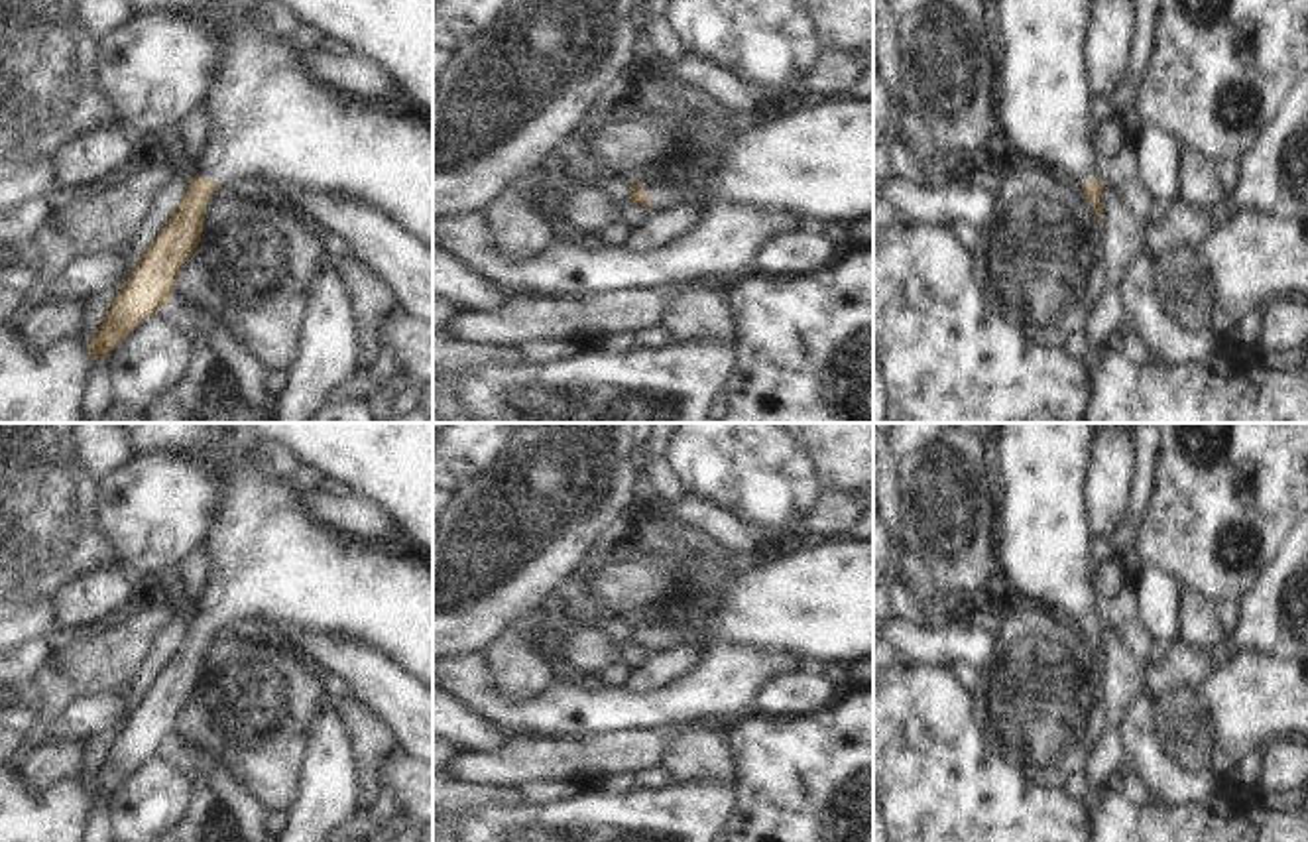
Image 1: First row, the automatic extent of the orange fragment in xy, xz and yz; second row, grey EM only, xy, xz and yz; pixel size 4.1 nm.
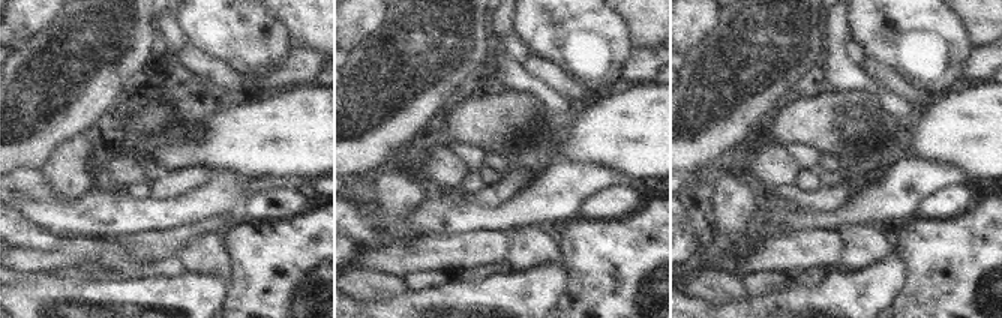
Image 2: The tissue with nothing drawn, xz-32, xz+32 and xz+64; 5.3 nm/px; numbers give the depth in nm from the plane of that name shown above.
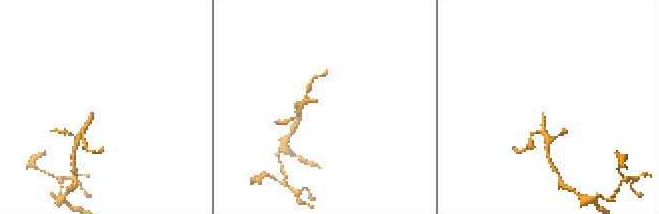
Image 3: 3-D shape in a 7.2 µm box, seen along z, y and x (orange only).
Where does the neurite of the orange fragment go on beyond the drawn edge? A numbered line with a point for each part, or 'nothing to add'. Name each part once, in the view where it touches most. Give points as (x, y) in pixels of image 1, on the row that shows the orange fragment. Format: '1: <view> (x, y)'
1: xz (659, 197)

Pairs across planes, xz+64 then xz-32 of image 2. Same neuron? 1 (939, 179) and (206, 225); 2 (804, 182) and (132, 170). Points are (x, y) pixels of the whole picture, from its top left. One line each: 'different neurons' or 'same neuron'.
1: different neurons
2: different neurons

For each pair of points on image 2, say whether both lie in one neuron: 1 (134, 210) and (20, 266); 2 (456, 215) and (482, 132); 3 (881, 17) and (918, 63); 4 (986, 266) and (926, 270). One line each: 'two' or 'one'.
1: two
2: two
3: one
4: one

